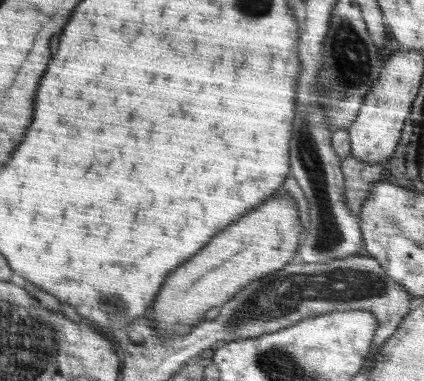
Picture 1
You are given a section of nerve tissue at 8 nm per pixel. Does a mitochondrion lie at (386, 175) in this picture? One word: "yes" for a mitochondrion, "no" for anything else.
no

